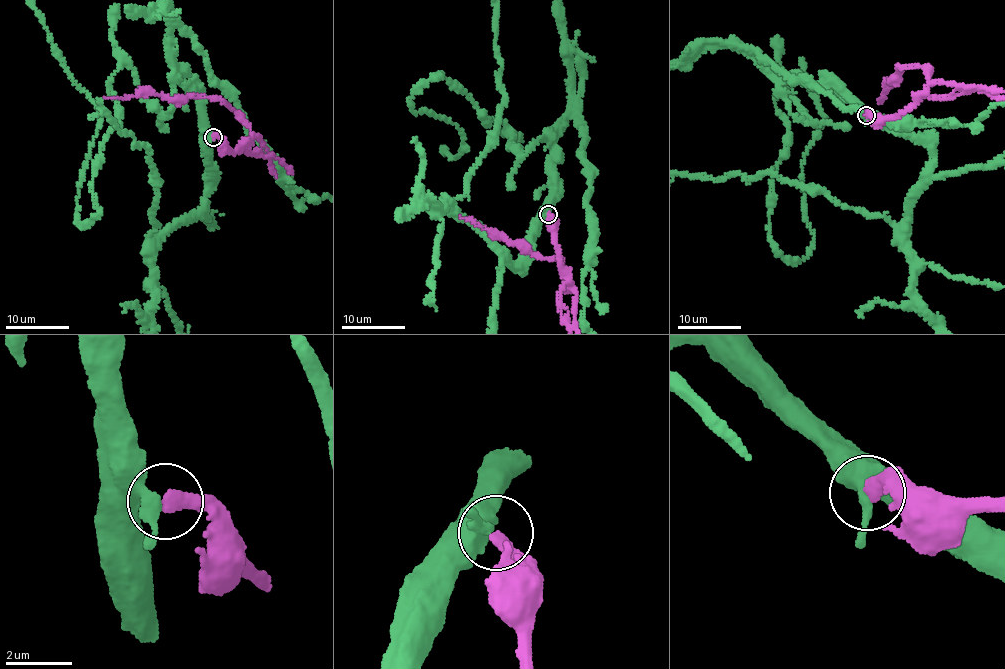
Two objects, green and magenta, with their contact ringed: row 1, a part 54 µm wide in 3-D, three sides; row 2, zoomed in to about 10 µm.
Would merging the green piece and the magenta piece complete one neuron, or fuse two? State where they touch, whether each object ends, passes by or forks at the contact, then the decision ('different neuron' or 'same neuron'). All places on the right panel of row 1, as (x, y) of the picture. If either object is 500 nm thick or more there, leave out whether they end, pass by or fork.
place (866, 115); green passes by; magenta ends; same neuron

